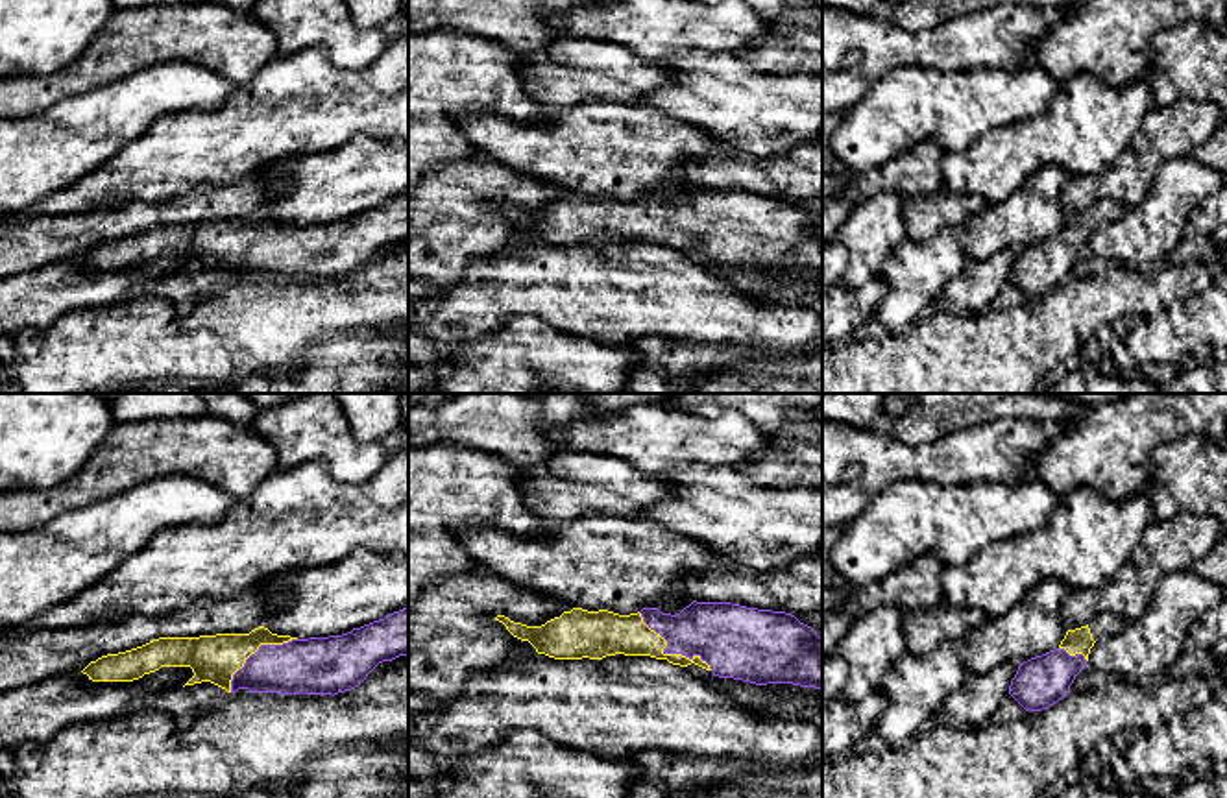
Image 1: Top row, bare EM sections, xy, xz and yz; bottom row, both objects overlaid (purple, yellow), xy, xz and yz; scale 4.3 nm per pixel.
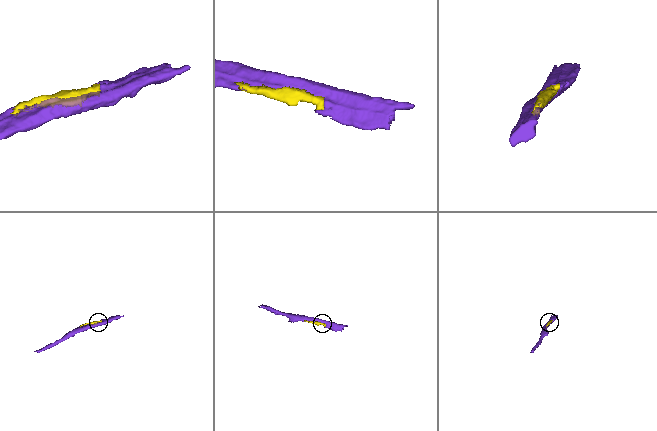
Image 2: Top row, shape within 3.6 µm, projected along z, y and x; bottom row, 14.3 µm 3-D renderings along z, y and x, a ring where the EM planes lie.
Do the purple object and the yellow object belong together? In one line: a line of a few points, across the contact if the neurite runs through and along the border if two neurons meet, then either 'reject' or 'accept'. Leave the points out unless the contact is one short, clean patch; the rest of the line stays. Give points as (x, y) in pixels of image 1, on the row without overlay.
accept

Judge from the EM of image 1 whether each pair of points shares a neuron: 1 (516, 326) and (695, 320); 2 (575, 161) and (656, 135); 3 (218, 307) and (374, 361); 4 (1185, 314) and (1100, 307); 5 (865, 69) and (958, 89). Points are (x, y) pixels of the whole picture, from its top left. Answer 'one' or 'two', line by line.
1: two
2: one
3: two
4: two
5: two

